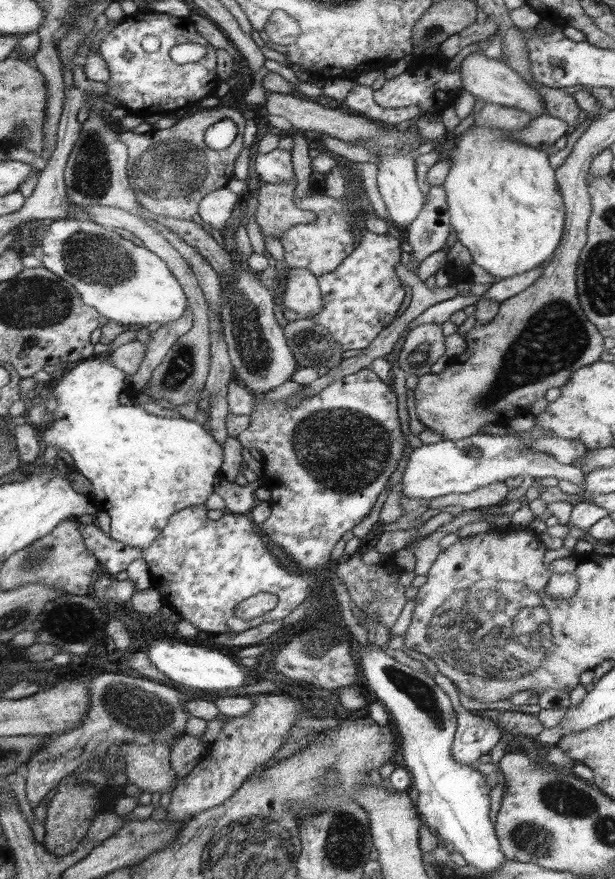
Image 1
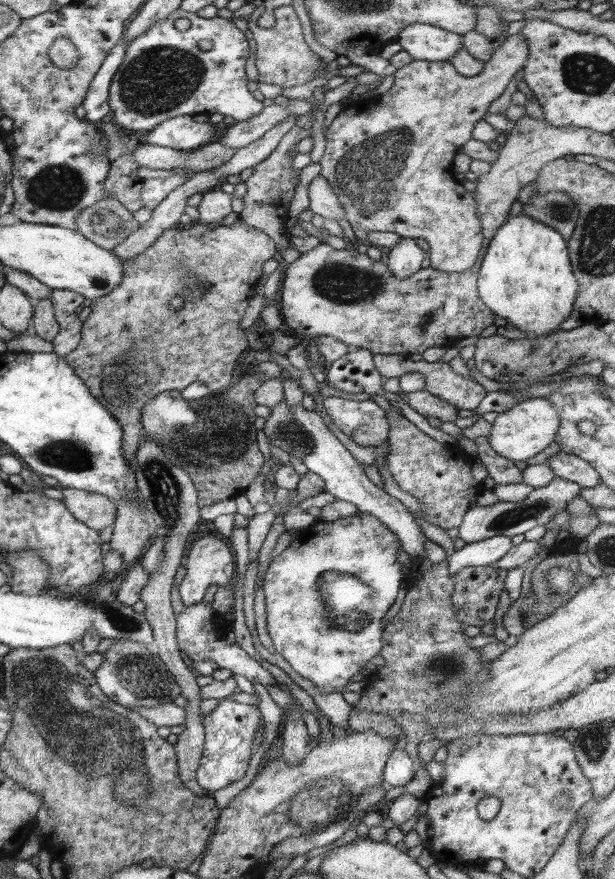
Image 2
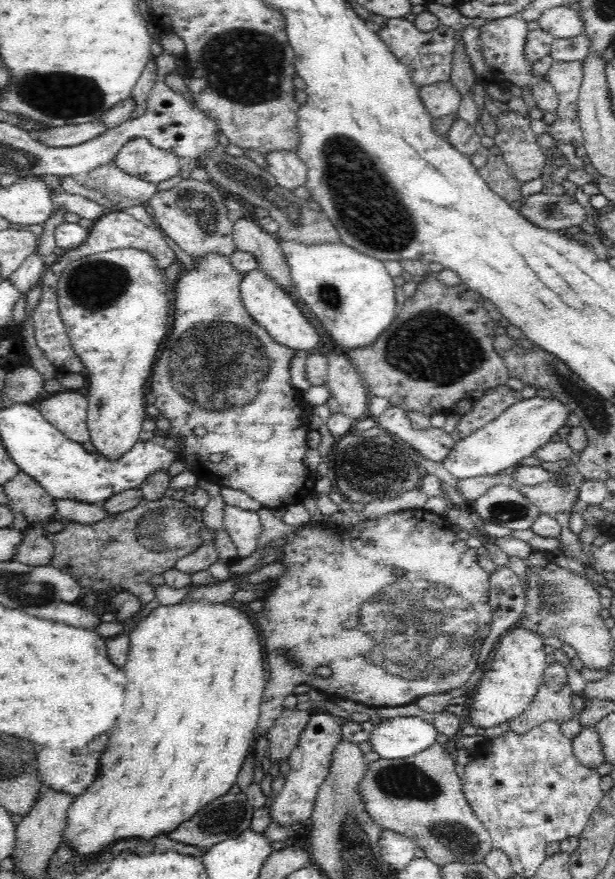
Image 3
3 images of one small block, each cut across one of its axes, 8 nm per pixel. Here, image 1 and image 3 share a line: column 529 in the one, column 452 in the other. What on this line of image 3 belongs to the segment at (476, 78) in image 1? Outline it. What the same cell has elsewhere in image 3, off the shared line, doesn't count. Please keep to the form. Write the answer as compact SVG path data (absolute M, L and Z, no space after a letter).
M436 82L432 86L424 86L418 90L420 100L426 106L426 112L436 118L448 118L450 114L458 114L458 106L462 96L450 82Z

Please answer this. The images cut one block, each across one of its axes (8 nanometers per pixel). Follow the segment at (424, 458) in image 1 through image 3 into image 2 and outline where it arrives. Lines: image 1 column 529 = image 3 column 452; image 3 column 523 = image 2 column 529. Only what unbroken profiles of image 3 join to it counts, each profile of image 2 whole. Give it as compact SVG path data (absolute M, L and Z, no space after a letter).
M543 398L523 400L517 402L513 408L505 410L503 414L497 414L497 418L491 422L487 444L497 456L503 456L513 464L523 466L523 462L535 460L535 454L543 452L557 440L557 426L559 426L559 416L547 400Z

